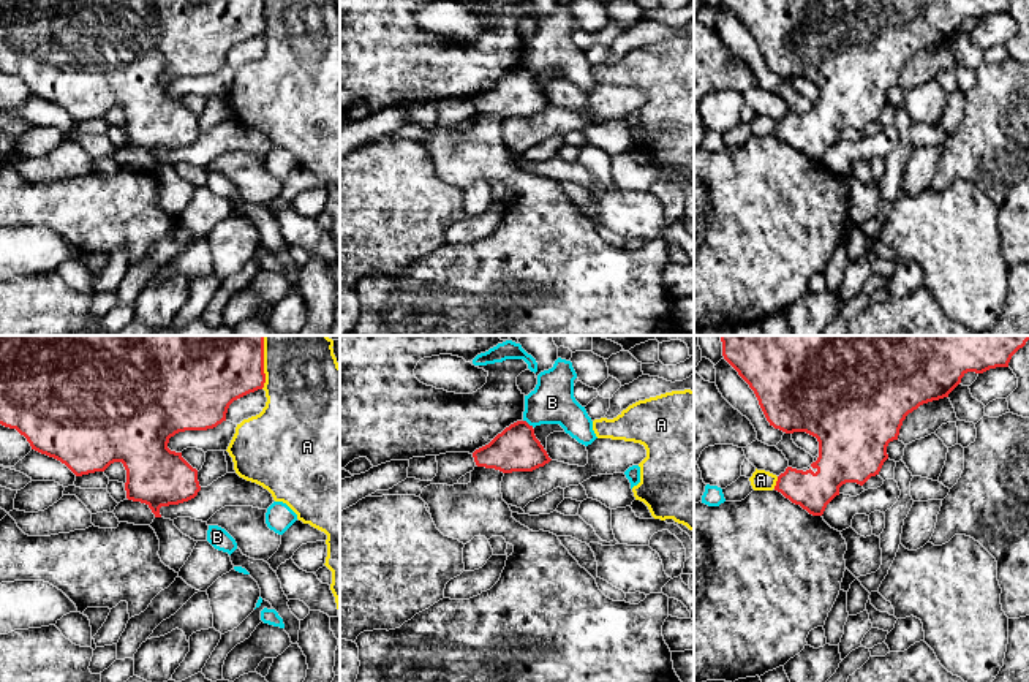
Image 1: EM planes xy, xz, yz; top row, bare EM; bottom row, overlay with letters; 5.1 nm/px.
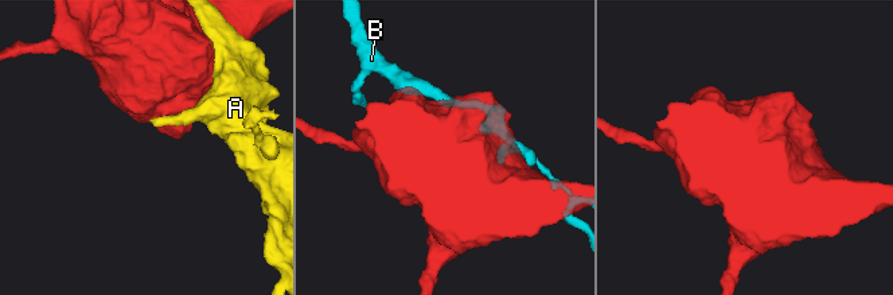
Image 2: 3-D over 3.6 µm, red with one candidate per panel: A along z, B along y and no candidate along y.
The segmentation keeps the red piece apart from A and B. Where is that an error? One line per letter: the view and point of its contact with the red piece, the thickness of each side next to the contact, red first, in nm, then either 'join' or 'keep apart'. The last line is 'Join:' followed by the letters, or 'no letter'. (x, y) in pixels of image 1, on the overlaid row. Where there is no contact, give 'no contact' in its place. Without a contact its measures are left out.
A: meets red in xy at (263, 363); 500 nm thick on the red side, 400 nm on the other; keep apart
B: meets red in xz at (527, 423); 220 nm thick on the red side, 220 nm on the other; keep apart
Join: no letter

